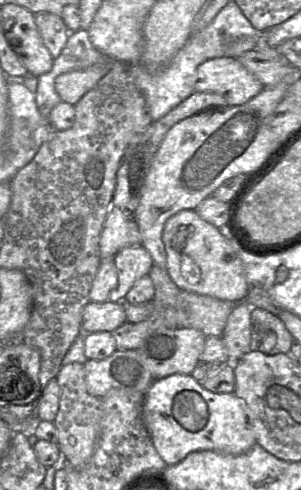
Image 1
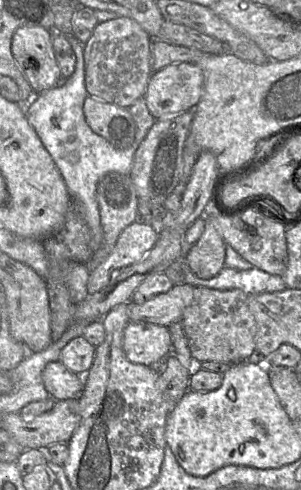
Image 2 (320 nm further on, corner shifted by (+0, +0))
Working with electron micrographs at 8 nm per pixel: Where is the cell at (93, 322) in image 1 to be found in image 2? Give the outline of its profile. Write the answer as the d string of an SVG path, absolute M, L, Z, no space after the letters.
M189 284L175 285L166 293L159 294L144 303L128 302L130 322L146 322L169 327L182 321L185 309L194 299L195 287Z

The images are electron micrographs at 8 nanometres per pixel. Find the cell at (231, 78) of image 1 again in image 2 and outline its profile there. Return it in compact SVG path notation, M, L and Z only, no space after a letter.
M176 63L153 72L144 99L153 117L165 119L193 111L204 87L202 69L194 63Z

